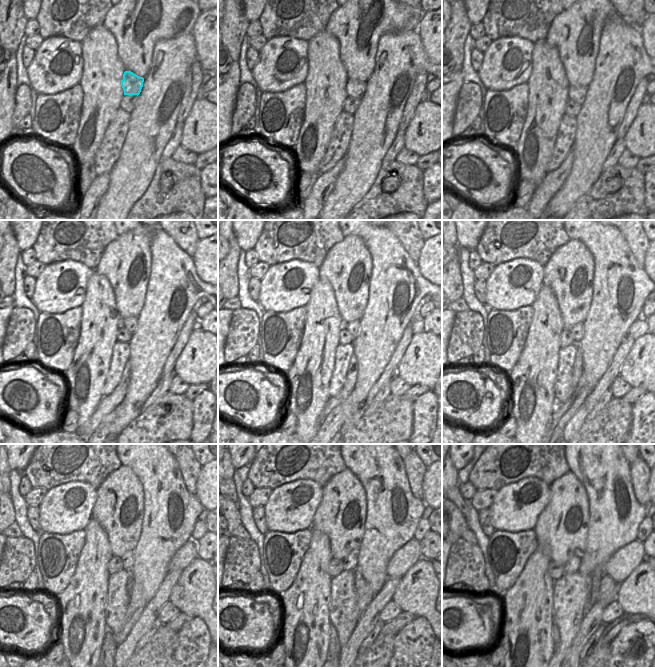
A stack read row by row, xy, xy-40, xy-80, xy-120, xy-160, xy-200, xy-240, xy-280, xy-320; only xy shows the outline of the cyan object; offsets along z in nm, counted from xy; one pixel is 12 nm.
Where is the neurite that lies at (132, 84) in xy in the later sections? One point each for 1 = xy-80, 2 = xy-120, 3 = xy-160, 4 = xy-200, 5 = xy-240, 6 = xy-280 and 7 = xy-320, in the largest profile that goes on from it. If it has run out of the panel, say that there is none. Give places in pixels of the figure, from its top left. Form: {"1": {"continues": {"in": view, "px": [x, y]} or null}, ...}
{"1": {"continues": {"in": "xy-80", "px": [577, 94]}}, "2": {"continues": {"in": "xy-120", "px": [130, 323]}}, "3": {"continues": {"in": "xy-160", "px": [353, 327]}}, "4": {"continues": {"in": "xy-200", "px": [577, 331]}}, "5": {"continues": {"in": "xy-240", "px": [128, 559]}}, "6": {"continues": {"in": "xy-280", "px": [350, 562]}}, "7": {"continues": {"in": "xy-320", "px": [573, 564]}}}

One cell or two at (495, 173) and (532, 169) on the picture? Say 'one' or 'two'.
two

